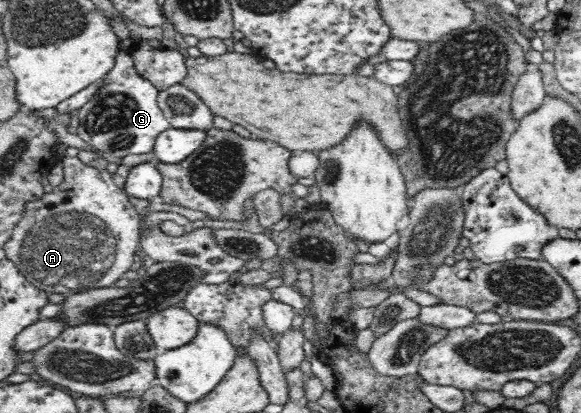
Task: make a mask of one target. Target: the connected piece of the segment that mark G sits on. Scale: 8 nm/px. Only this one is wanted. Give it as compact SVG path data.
M122 48L116 51L112 68L100 81L97 93L73 112L72 120L78 119L78 126L74 125L76 134L86 144L114 158L152 152L157 136L171 127L157 103L157 88L138 74L129 53Z

